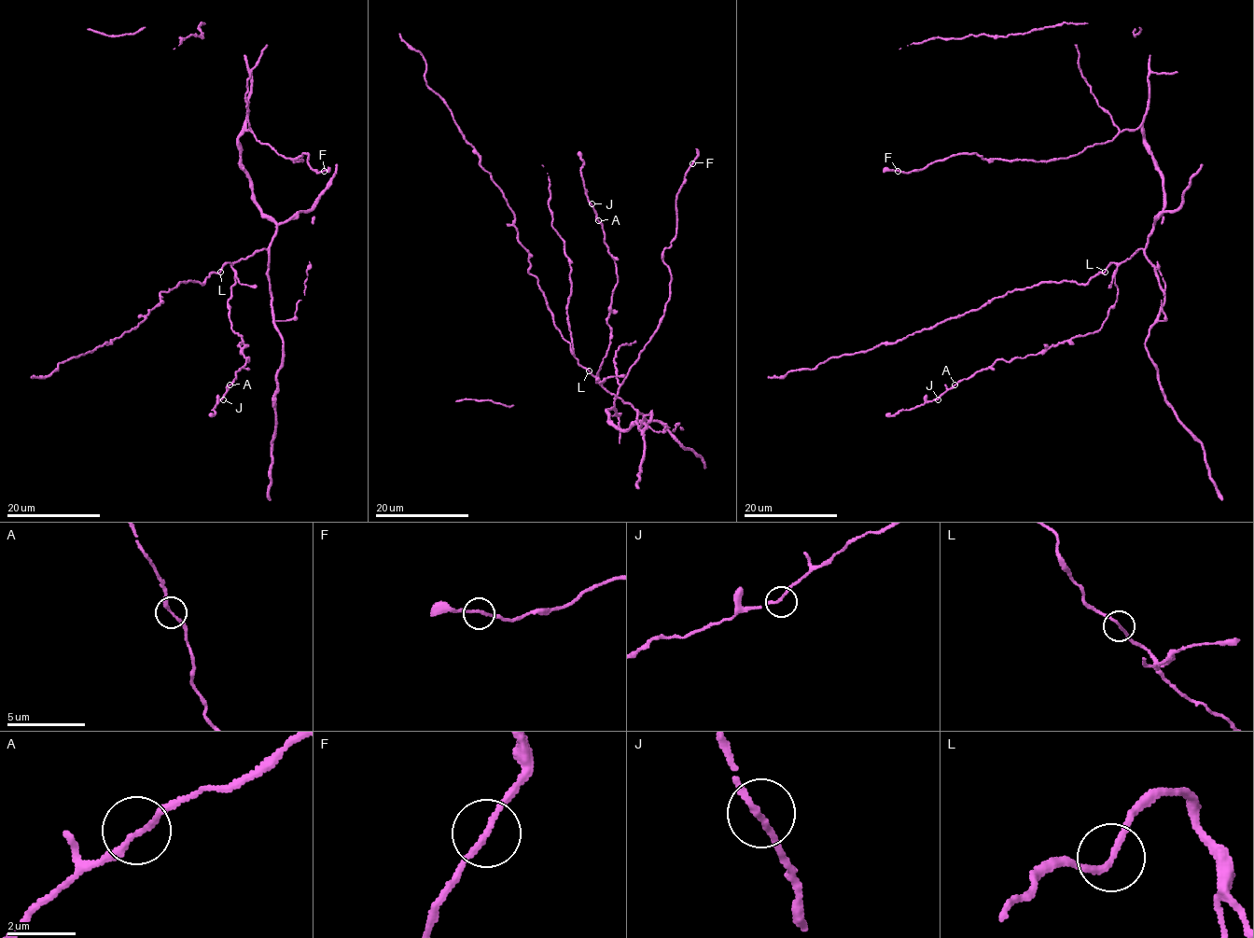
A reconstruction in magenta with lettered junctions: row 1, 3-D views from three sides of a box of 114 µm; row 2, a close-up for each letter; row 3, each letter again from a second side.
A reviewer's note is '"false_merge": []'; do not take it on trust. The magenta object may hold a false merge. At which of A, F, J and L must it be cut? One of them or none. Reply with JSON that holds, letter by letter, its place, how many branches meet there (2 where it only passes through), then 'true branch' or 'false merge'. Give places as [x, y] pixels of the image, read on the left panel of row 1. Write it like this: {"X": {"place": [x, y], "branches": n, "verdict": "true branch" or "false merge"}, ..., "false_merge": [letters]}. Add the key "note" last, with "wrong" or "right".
{"A": {"place": [229, 384], "branches": 2, "verdict": "true branch"}, "F": {"place": [324, 171], "branches": 2, "verdict": "true branch"}, "J": {"place": [223, 399], "branches": 2, "verdict": "true branch"}, "L": {"place": [220, 272], "branches": 2, "verdict": "true branch"}, "false_merge": [], "note": "right"}

